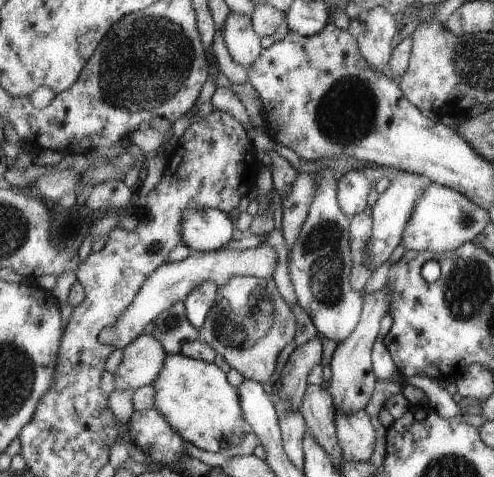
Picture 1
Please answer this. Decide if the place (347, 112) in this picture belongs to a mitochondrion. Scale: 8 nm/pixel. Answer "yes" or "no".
yes

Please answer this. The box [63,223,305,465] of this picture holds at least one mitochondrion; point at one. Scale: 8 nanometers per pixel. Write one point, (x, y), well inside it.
(235, 325)

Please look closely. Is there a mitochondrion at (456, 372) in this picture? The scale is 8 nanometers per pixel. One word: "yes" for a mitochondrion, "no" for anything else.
no

